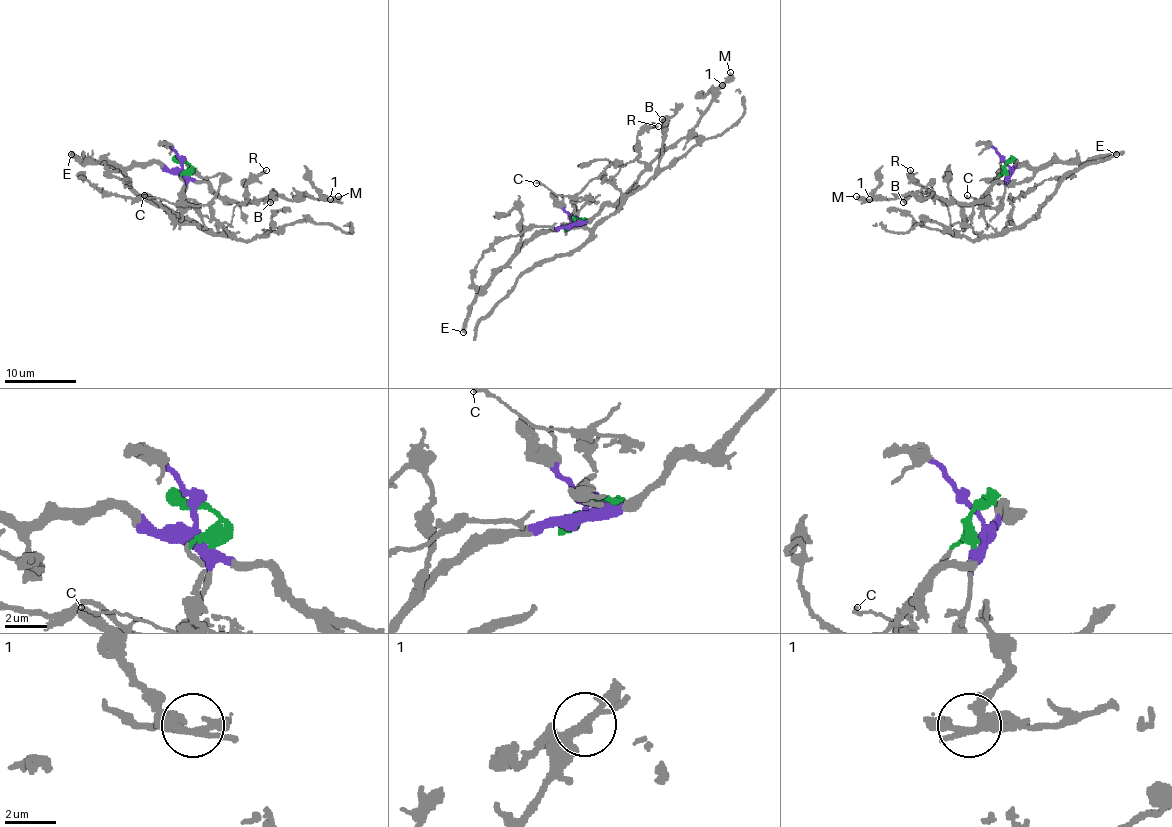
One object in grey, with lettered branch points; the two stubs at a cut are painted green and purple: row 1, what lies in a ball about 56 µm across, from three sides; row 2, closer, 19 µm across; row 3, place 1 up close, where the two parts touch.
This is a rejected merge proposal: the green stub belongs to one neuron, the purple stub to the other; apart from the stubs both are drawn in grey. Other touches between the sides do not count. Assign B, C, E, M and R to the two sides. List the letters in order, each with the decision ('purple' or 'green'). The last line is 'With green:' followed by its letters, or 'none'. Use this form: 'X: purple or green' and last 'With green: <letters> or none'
B: purple
C: purple
E: purple
M: purple
R: purple
With green: none

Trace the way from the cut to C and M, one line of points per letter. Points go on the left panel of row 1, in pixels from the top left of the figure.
C: (181, 163), (186, 183), (182, 200), (186, 207), (193, 206), (143, 195)
M: (181, 163), (189, 177), (206, 181), (227, 200), (248, 204), (268, 197), (337, 197)

